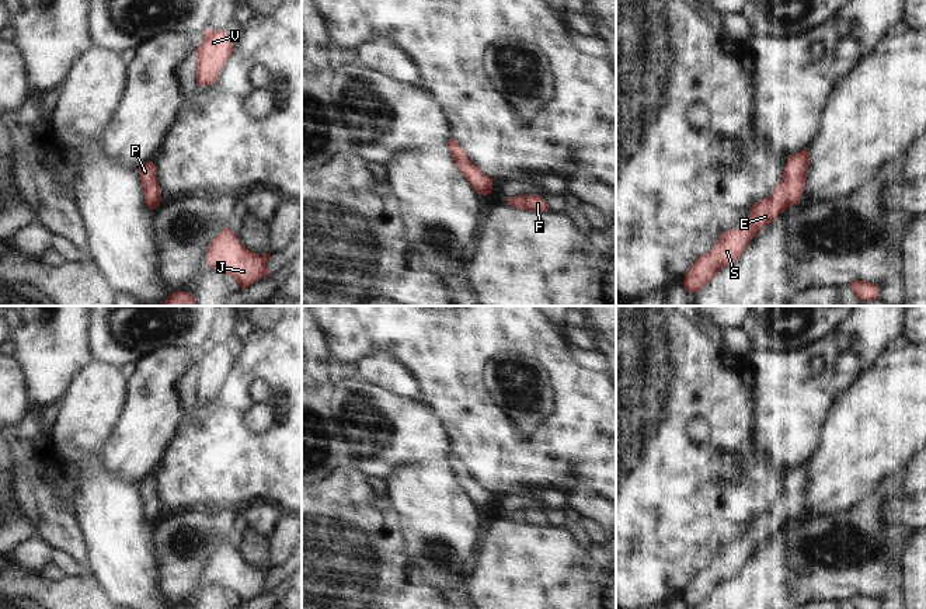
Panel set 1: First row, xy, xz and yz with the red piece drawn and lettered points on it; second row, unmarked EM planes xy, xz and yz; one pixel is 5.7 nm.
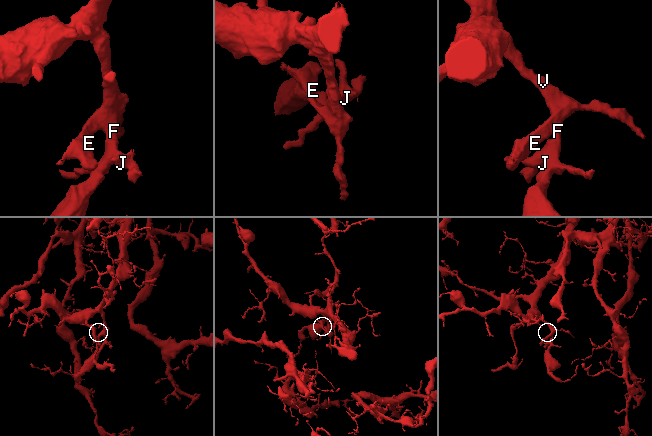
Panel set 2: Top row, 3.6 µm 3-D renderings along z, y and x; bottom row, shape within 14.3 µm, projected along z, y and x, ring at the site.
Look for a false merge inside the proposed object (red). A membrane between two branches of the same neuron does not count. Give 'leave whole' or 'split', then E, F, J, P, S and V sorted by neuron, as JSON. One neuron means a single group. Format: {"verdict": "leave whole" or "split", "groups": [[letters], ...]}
{"verdict": "leave whole", "groups": [["E", "F", "J", "P", "S", "V"]]}

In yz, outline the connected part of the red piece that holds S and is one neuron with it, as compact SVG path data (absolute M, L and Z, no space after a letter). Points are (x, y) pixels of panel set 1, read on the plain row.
M808 462L787 473L783 494L777 498L773 508L753 518L746 536L723 547L714 561L699 571L687 584L682 596L687 606L699 608L720 584L734 578L745 567L748 558L759 544L773 537L791 519L800 518L808 480Z

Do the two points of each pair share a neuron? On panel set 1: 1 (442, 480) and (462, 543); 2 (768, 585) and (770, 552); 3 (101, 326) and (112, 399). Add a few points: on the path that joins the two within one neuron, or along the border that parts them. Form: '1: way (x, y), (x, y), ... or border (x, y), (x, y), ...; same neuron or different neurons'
1: way (442, 496), (442, 524), (446, 528); same neuron
2: way (768, 577), (770, 560); same neuron
3: border (93, 359), (112, 364), (117, 368); different neurons

